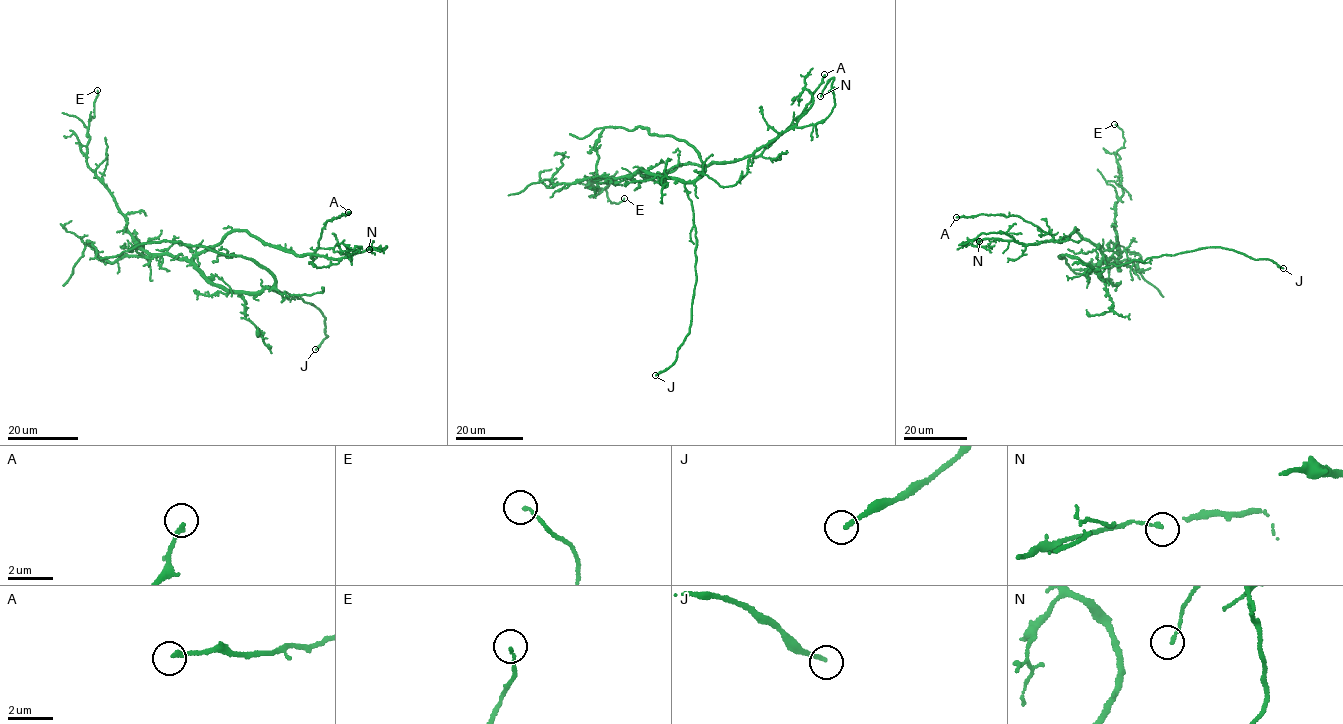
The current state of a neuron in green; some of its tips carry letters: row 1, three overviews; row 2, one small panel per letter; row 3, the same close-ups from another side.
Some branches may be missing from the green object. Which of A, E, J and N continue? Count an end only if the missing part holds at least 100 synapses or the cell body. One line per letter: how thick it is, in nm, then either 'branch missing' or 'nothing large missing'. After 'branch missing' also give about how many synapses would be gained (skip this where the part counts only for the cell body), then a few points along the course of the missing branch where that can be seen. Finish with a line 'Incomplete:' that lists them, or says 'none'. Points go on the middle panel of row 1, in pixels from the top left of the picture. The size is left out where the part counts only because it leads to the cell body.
A: 160 nm | nothing large missing
E: 110 nm | nothing large missing
J: 170 nm | branch missing | (655, 375), (645, 380), (631, 379), (620, 389), (628, 392)
N: 150 nm | nothing large missing
Incomplete: J

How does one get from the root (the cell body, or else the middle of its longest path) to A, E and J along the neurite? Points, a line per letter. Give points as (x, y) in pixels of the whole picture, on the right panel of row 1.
A: (1102, 256), (1099, 248), (1074, 228), (1069, 236), (1060, 242), (1015, 215), (956, 217)
E: (1102, 256), (1108, 261), (1119, 255), (1114, 217), (1123, 193), (1115, 153), (1124, 138), (1114, 124)
J: (1102, 256), (1098, 269), (1101, 278), (1098, 276), (1110, 264), (1220, 246), (1255, 259), (1270, 259), (1283, 268)

